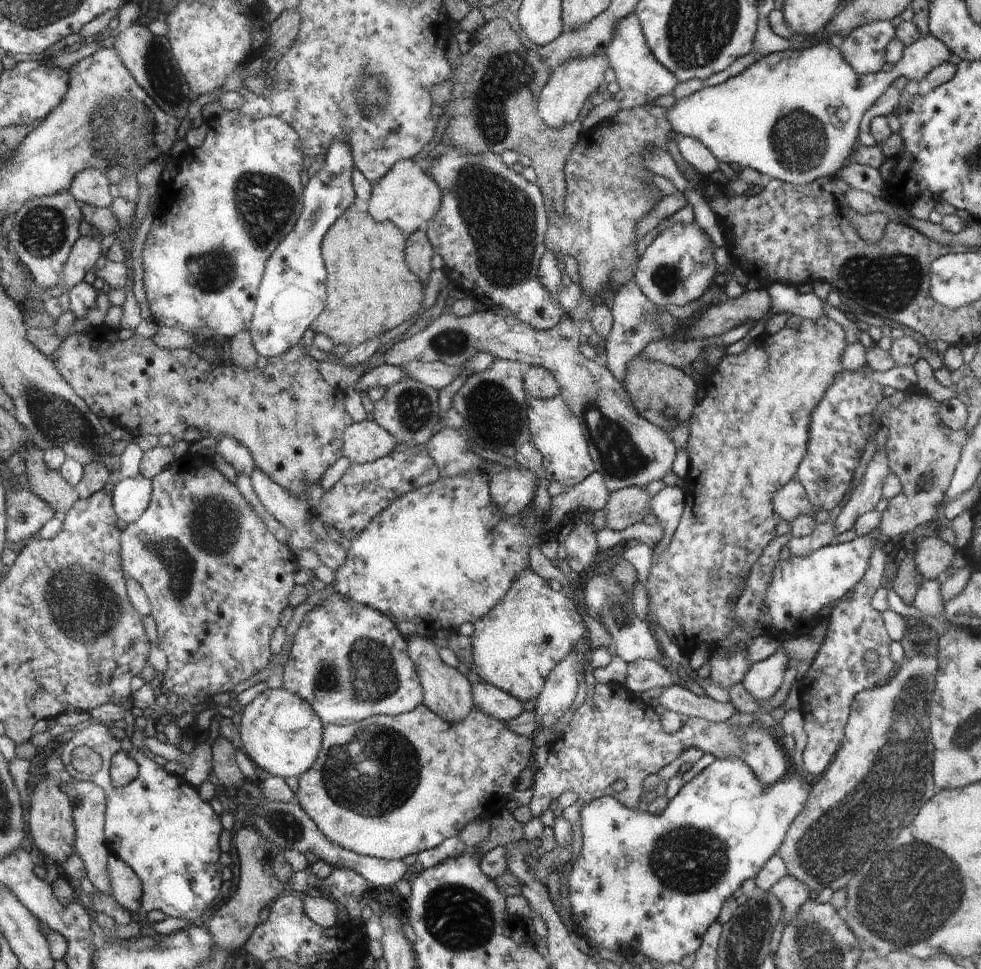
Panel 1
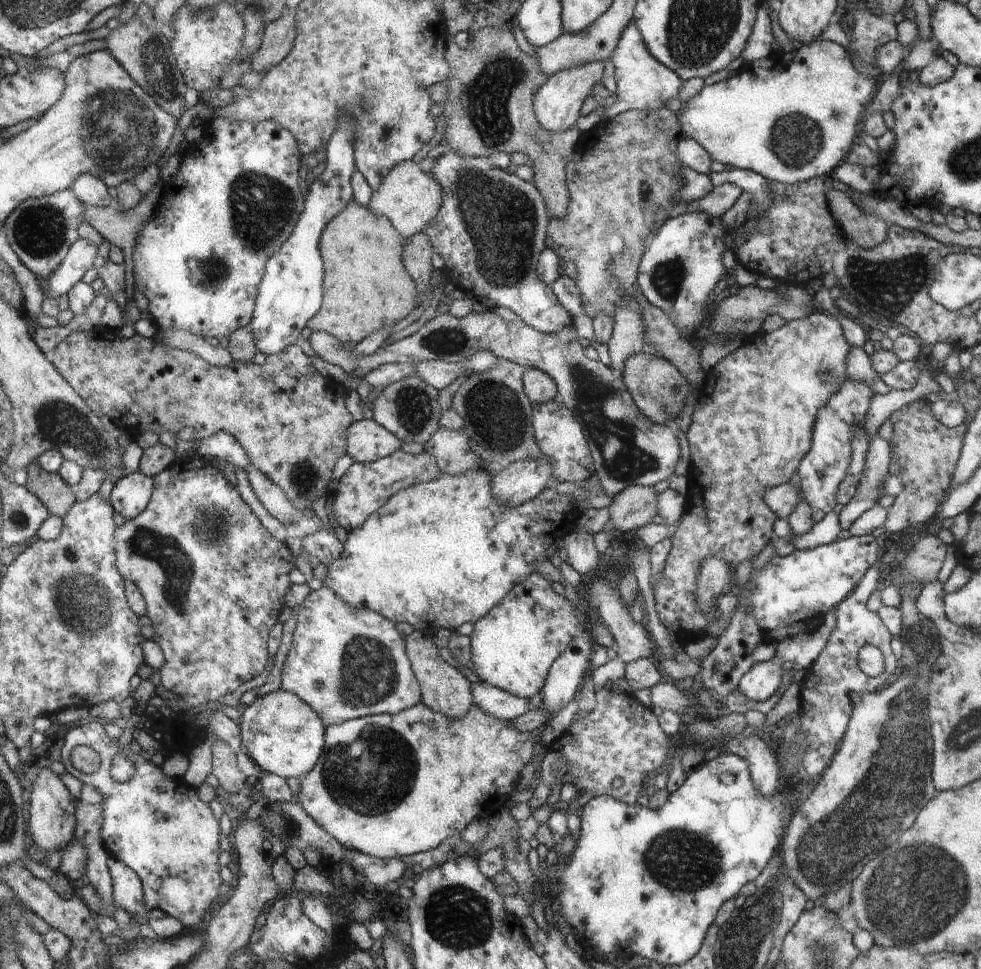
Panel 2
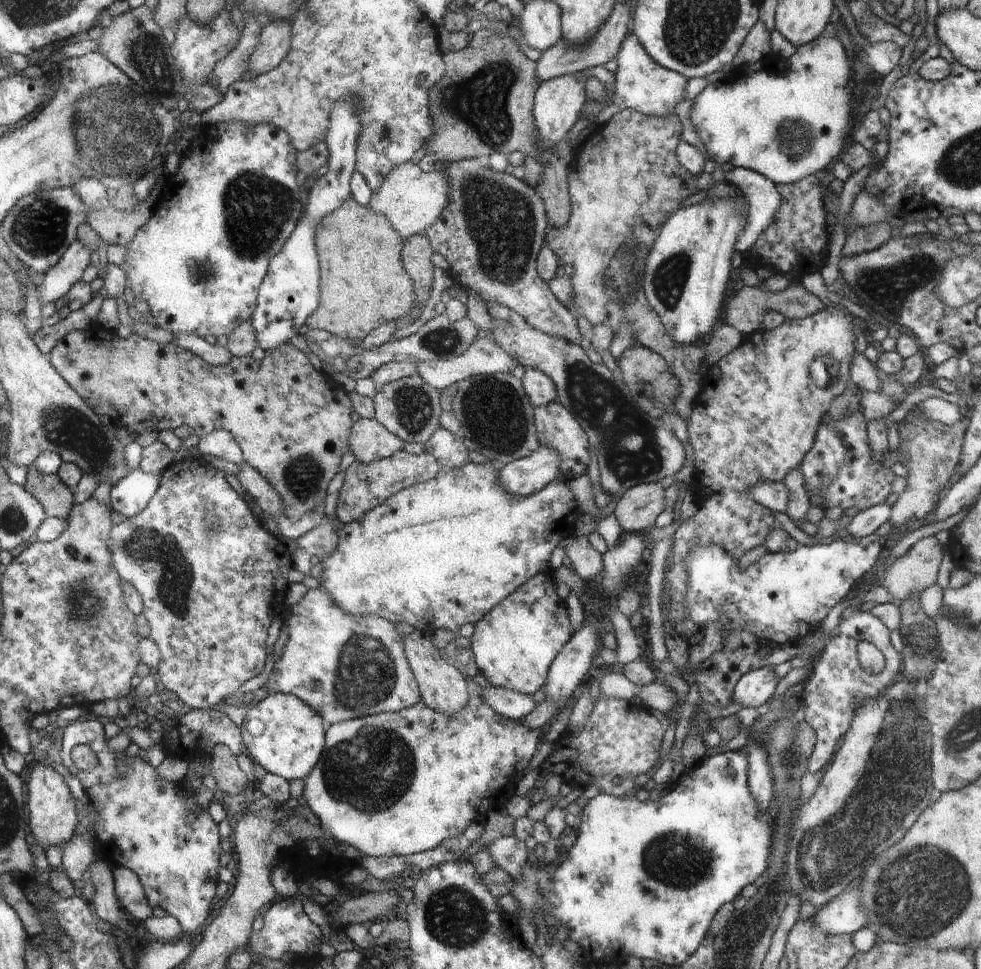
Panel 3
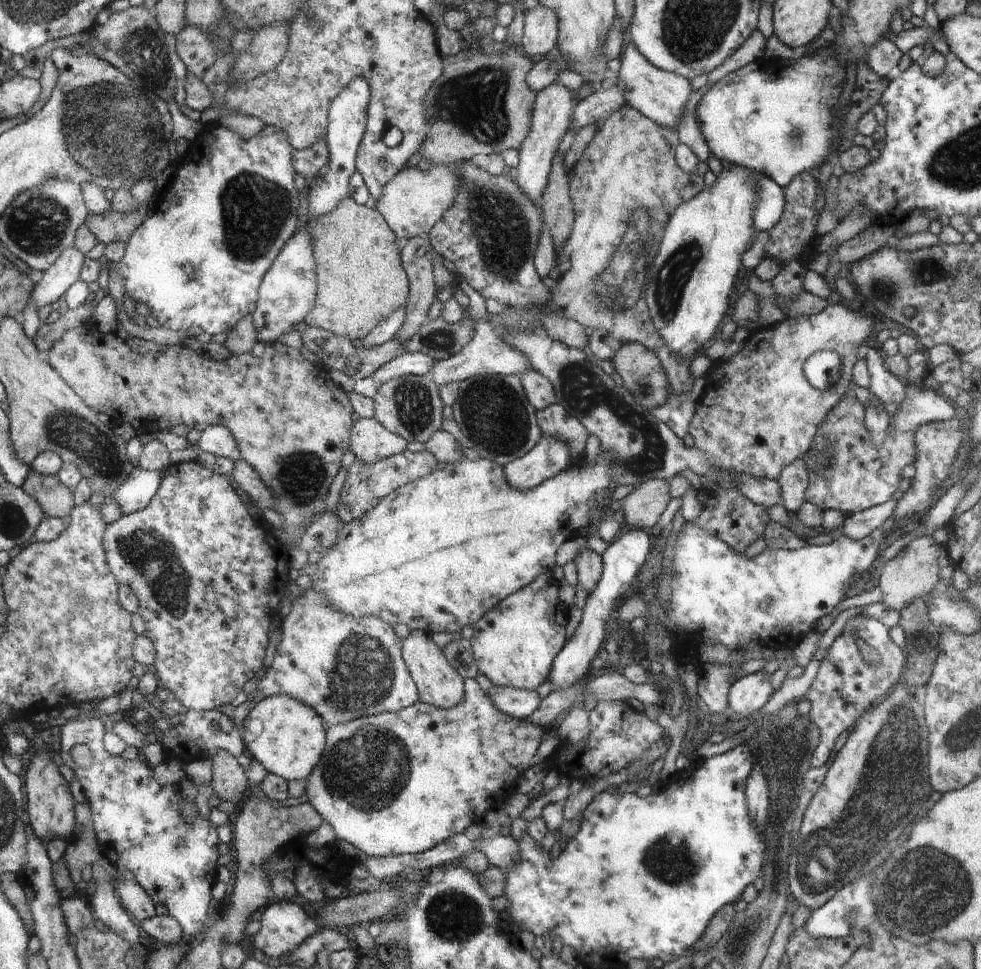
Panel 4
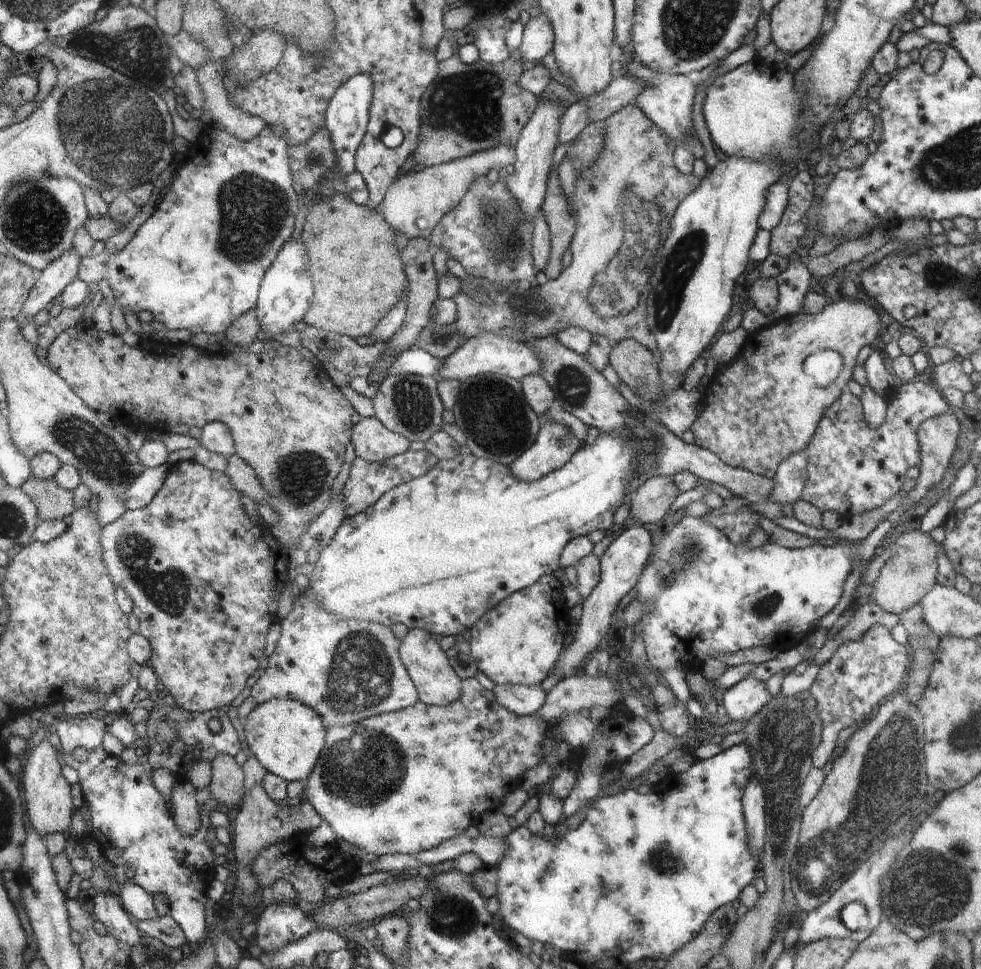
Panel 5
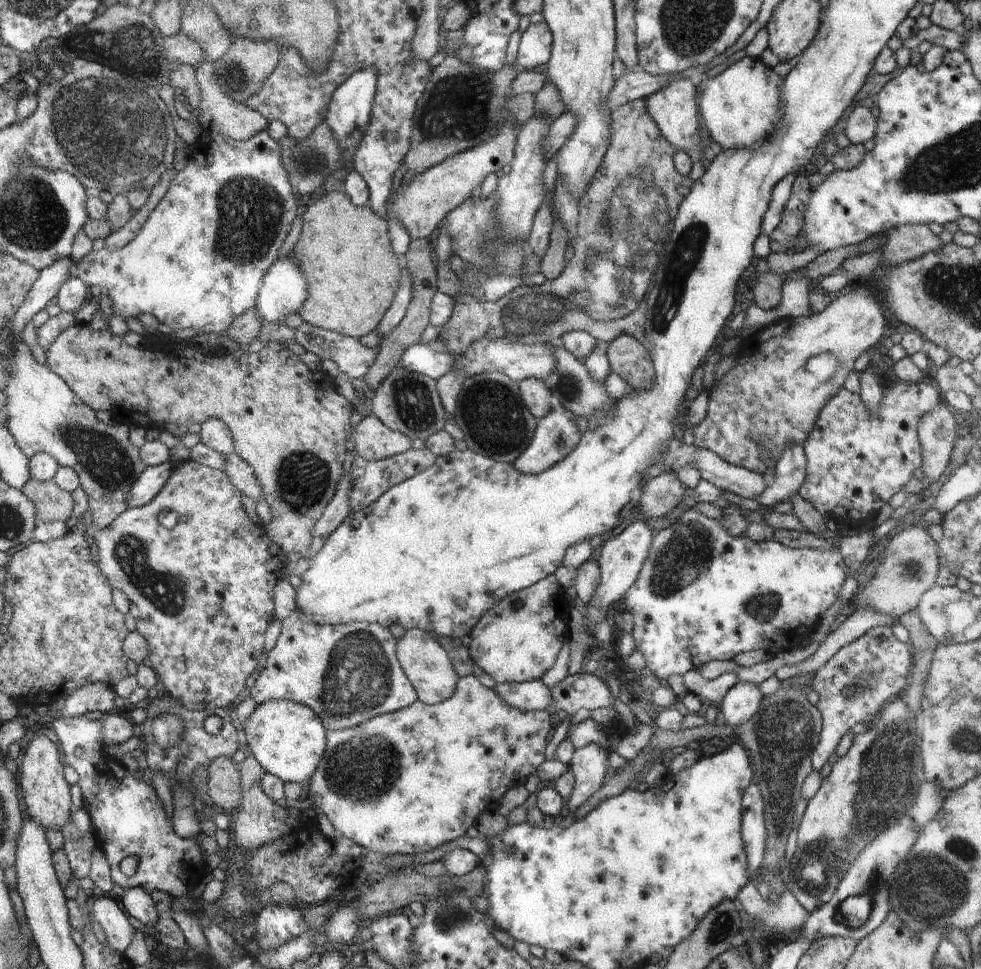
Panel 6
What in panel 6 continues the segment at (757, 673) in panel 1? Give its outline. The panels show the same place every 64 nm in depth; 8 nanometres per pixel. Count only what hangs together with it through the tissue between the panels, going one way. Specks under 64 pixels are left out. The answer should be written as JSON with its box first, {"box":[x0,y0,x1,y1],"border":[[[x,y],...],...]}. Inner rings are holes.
{"box":[719,682,764,727],"border":[[[743,682],[736,683],[730,688],[719,708],[721,721],[733,727],[748,723],[760,710],[764,699],[759,686],[759,684]]]}

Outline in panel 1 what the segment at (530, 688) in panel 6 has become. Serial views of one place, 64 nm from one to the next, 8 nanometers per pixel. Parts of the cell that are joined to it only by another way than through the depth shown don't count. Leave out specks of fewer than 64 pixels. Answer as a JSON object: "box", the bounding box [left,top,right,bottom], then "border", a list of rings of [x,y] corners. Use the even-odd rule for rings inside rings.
{"box":[471,682,524,721],"border":[[[477,682],[471,687],[473,706],[499,721],[512,720],[524,710],[523,702],[490,683]]]}

